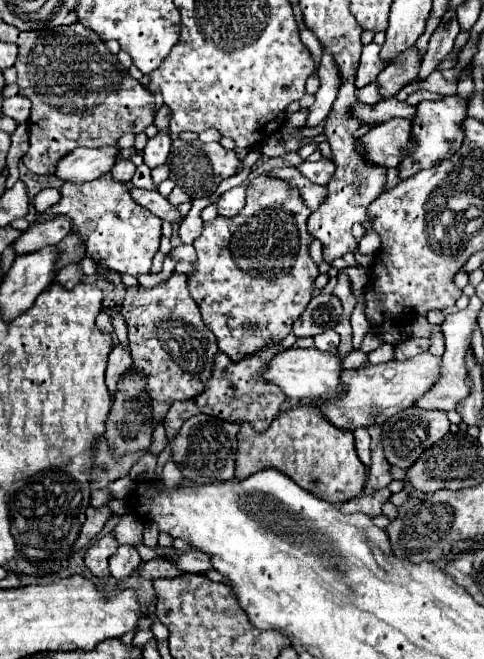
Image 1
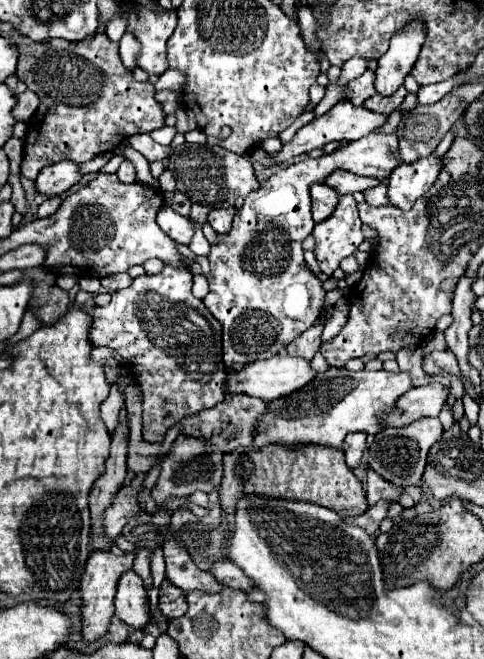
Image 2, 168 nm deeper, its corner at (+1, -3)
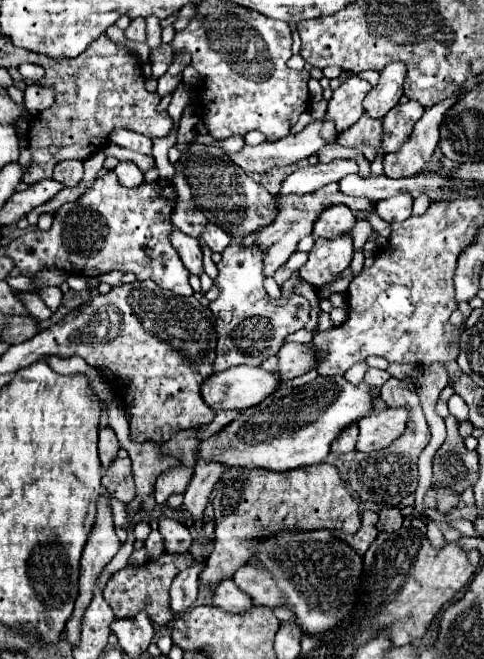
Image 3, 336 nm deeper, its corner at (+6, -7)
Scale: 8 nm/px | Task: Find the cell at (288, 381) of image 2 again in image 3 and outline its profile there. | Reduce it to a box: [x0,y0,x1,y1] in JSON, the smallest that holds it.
[202,365,280,409]

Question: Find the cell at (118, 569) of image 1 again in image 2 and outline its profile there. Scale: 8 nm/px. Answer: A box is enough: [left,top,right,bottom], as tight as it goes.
[115,571,151,629]

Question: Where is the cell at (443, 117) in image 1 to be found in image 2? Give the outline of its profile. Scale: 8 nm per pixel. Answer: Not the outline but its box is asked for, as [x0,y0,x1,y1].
[389,157,441,211]

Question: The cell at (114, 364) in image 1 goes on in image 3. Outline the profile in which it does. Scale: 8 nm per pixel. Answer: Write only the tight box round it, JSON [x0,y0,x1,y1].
[98,427,120,469]

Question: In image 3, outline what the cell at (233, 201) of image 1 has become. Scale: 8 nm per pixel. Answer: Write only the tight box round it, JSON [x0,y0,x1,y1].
[202,223,230,251]

